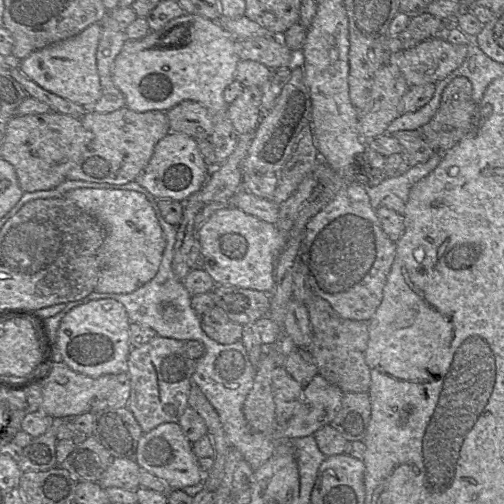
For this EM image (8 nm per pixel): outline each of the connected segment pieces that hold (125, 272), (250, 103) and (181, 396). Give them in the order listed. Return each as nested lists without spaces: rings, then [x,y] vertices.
[[[78,188],[64,197],[93,216],[104,231],[104,241],[98,251],[99,279],[95,292],[131,293],[156,275],[166,239],[153,207],[143,194],[129,190]]]
[[[258,86],[244,87],[243,92],[228,106],[229,119],[239,135],[255,132],[261,116],[262,91]]]
[[[157,335],[149,342],[130,349],[125,365],[131,382],[126,407],[134,415],[143,433],[163,423],[178,423],[189,406],[188,399],[196,360],[187,355],[184,342]]]

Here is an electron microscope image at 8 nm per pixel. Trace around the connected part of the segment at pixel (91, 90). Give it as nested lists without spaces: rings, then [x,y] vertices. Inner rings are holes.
[[[94,23],[78,35],[56,42],[30,53],[22,59],[20,71],[44,90],[85,108],[91,108],[101,97],[96,51],[101,36],[101,24]]]

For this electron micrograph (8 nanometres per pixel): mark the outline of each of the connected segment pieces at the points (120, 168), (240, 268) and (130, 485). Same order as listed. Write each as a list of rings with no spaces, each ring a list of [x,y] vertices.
[[[126,106],[109,113],[97,113],[89,109],[80,122],[93,133],[93,140],[66,174],[66,180],[119,185],[135,181],[150,161],[158,141],[170,132],[166,112],[136,112]]]
[[[227,206],[213,213],[198,231],[204,270],[216,284],[232,285],[271,293],[275,288],[275,268],[288,237],[275,224]]]
[[[114,458],[98,479],[102,488],[136,491],[140,487],[140,466],[133,458]]]

